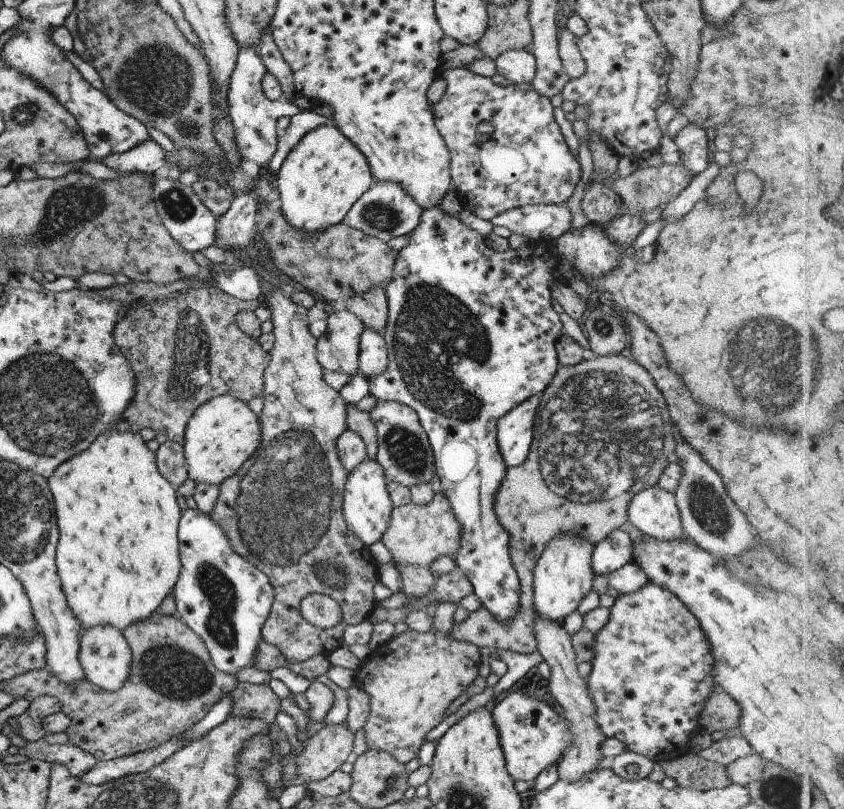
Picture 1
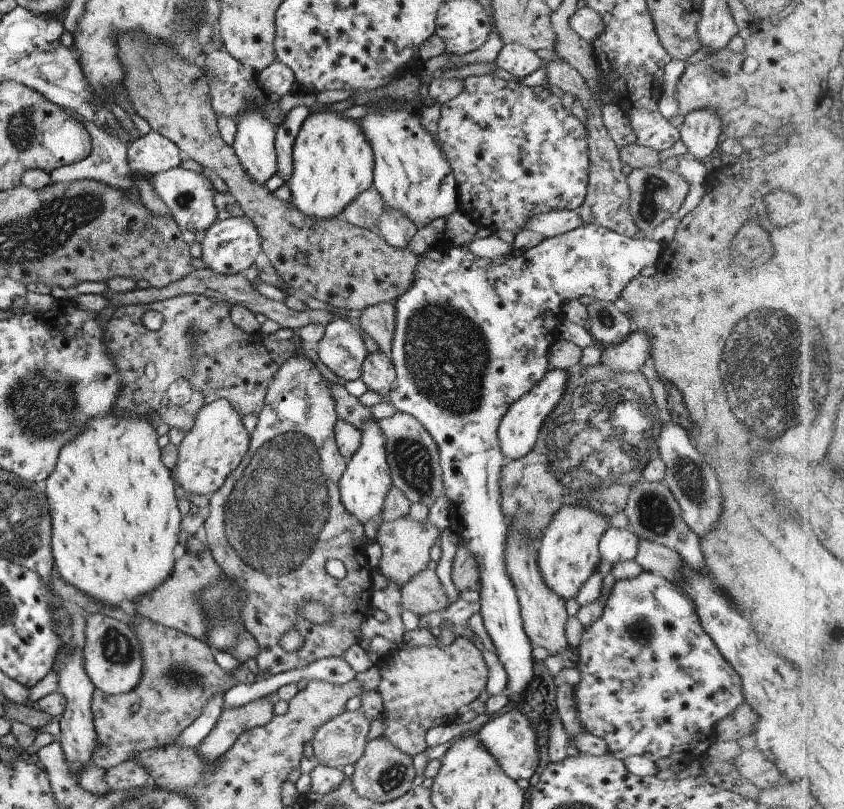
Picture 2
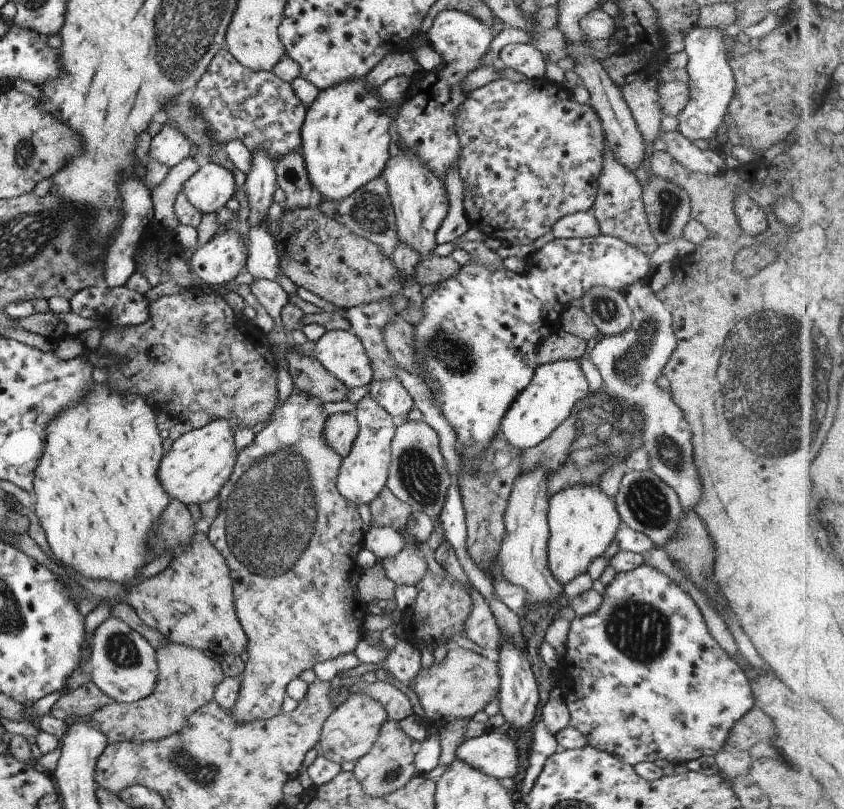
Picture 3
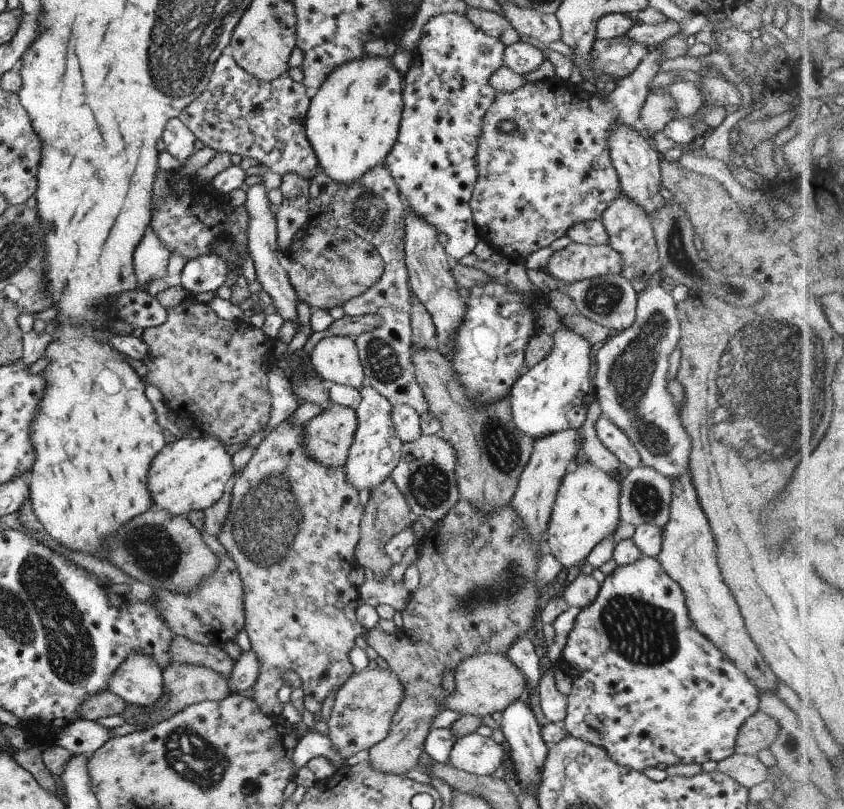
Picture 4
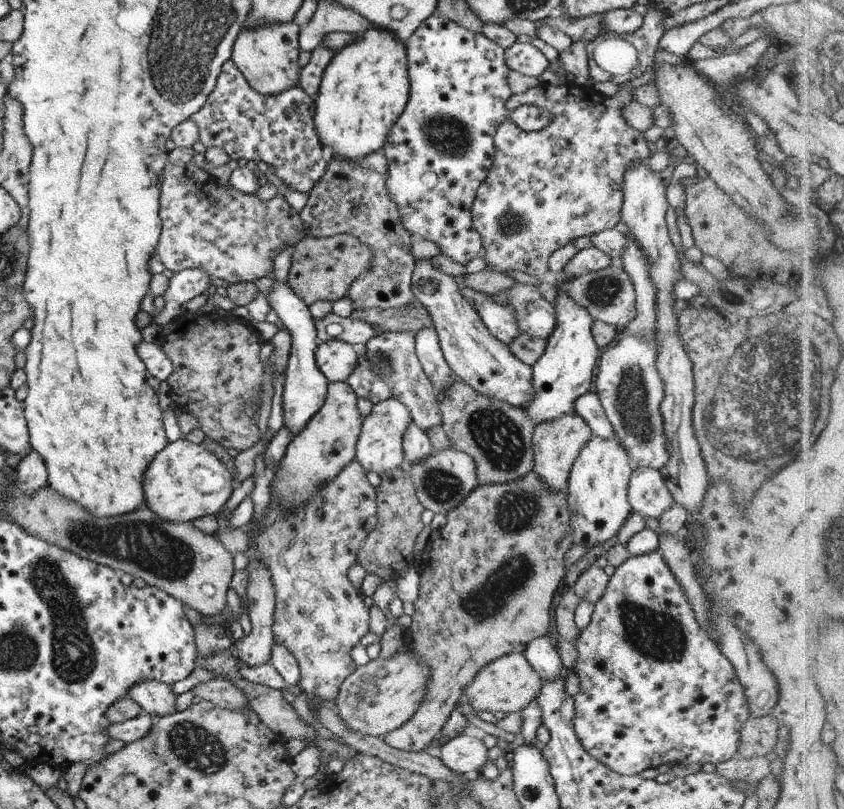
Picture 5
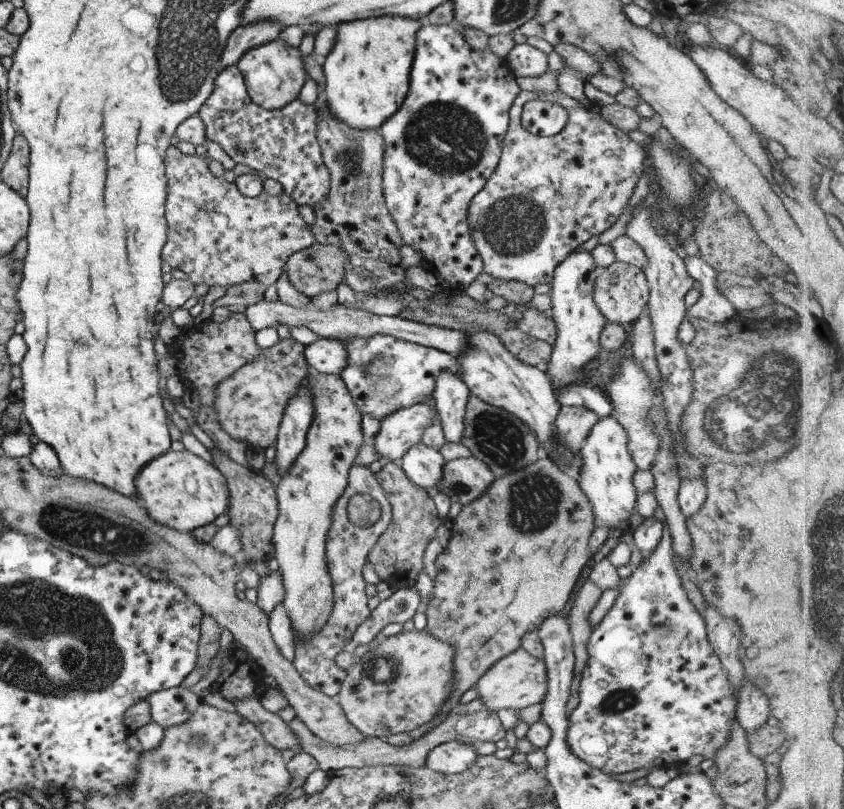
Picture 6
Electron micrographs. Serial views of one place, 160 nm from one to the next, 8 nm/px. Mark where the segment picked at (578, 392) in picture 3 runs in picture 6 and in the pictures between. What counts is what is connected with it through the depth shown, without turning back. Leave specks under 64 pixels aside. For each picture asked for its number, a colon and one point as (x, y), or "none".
4: (553, 395)
5: (563, 372)
6: (578, 322)

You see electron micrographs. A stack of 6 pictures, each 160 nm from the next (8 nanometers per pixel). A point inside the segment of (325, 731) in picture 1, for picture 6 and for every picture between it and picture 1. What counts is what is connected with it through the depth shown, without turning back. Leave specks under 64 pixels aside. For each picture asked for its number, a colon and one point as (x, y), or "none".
2: (341, 740)
3: (351, 728)
4: (361, 714)
5: (378, 697)
6: (399, 683)

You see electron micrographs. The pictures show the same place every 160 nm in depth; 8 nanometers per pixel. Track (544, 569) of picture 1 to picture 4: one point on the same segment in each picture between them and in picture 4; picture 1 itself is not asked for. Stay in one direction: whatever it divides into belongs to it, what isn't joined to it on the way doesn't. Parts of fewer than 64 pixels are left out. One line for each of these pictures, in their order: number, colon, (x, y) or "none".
2: (568, 553)
3: (582, 520)
4: (585, 510)

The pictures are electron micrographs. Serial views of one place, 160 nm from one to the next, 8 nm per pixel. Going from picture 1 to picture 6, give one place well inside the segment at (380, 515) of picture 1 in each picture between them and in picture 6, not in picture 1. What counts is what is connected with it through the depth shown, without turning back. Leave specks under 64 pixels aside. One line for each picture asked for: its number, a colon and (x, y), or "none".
2: (362, 487)
3: (362, 473)
4: (374, 450)
5: (378, 448)
6: (398, 432)

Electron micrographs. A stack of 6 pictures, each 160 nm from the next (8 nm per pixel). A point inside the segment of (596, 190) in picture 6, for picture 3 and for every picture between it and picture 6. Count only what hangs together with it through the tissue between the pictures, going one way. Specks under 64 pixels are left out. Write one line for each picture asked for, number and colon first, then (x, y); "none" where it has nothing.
3: (530, 154)
4: (554, 171)
5: (544, 188)

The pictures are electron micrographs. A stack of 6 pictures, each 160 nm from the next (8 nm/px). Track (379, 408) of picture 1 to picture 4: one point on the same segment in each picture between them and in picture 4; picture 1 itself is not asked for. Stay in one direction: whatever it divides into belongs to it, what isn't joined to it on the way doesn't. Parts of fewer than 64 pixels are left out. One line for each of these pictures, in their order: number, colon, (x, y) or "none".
2: (412, 456)
3: (417, 475)
4: (424, 474)

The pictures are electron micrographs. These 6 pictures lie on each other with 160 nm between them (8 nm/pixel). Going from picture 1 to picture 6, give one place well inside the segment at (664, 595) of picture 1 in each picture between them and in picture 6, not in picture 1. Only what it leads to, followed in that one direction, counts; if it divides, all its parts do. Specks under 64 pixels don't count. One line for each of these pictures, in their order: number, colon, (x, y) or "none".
2: (652, 683)
3: (650, 683)
4: (647, 688)
5: (654, 689)
6: (652, 693)

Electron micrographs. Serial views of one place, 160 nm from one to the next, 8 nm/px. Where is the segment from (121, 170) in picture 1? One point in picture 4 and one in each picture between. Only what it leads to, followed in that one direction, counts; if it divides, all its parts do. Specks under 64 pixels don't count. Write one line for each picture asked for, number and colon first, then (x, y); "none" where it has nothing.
2: (152, 153)
3: (170, 146)
4: (178, 139)

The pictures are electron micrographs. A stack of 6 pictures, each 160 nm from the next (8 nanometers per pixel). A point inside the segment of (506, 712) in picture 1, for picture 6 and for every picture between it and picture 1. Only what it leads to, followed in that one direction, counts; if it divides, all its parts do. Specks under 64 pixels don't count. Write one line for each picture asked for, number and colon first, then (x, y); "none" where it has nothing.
2: (508, 737)
3: (493, 753)
4: (472, 753)
5: (462, 754)
6: (452, 757)

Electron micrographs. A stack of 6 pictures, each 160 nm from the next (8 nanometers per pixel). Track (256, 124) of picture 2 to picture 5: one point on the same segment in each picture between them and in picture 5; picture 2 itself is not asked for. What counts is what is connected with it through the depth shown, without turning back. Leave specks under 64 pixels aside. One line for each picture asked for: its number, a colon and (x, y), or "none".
3: (260, 183)
4: (271, 275)
5: (304, 387)

